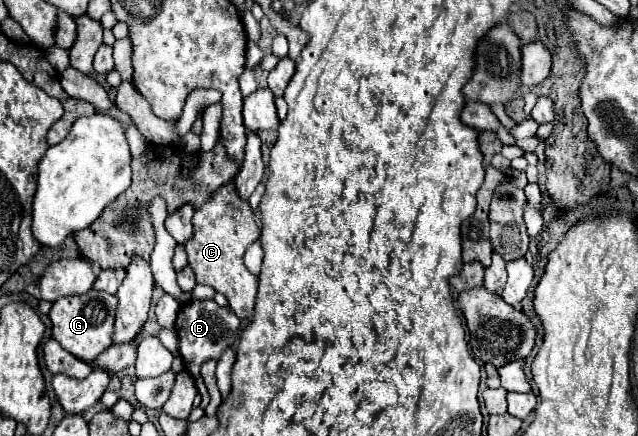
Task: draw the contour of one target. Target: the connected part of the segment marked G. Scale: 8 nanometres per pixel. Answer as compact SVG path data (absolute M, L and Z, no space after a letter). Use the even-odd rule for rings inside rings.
M87 291L83 295L71 295L71 297L61 297L59 301L53 303L49 311L49 319L53 323L51 335L59 345L79 357L81 361L91 363L99 353L103 353L111 345L111 333L113 333L113 323L115 323L115 307L117 307L117 297L103 293L103 291Z

